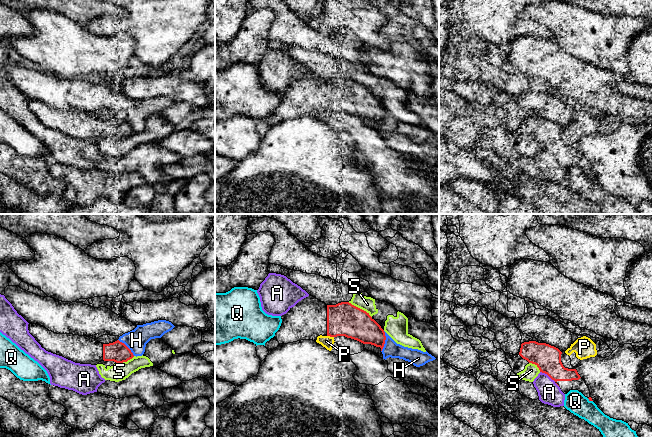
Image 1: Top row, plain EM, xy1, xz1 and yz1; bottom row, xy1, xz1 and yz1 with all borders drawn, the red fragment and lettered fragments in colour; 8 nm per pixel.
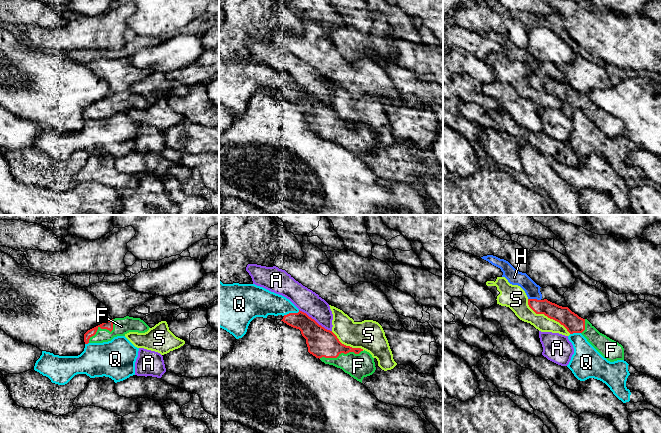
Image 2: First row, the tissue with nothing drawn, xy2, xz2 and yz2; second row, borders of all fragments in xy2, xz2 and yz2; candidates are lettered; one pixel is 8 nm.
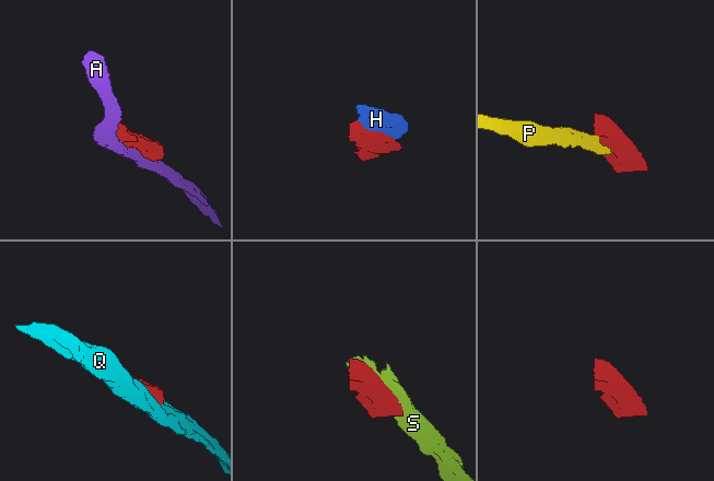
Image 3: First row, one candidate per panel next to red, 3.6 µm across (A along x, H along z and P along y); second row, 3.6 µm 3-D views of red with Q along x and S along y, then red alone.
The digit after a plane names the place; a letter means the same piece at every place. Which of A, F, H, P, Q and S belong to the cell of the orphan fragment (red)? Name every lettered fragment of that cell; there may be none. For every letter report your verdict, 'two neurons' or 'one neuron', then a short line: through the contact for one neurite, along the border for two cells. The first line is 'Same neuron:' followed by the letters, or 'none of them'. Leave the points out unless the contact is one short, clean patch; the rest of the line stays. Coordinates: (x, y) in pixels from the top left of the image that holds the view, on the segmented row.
Same neuron: F
A: two neurons
F: one neuron | xz2 (321, 342), (334, 353), (340, 353), (358, 366)
H: two neurons
P: two neurons
Q: two neurons
S: two neurons

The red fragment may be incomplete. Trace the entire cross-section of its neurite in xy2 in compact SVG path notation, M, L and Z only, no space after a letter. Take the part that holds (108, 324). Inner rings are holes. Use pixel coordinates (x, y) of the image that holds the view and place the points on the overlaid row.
M126 316L107 320L102 324L88 330L84 334L84 342L103 343L111 341L114 337L125 336L129 332L145 333L149 326L140 318Z

